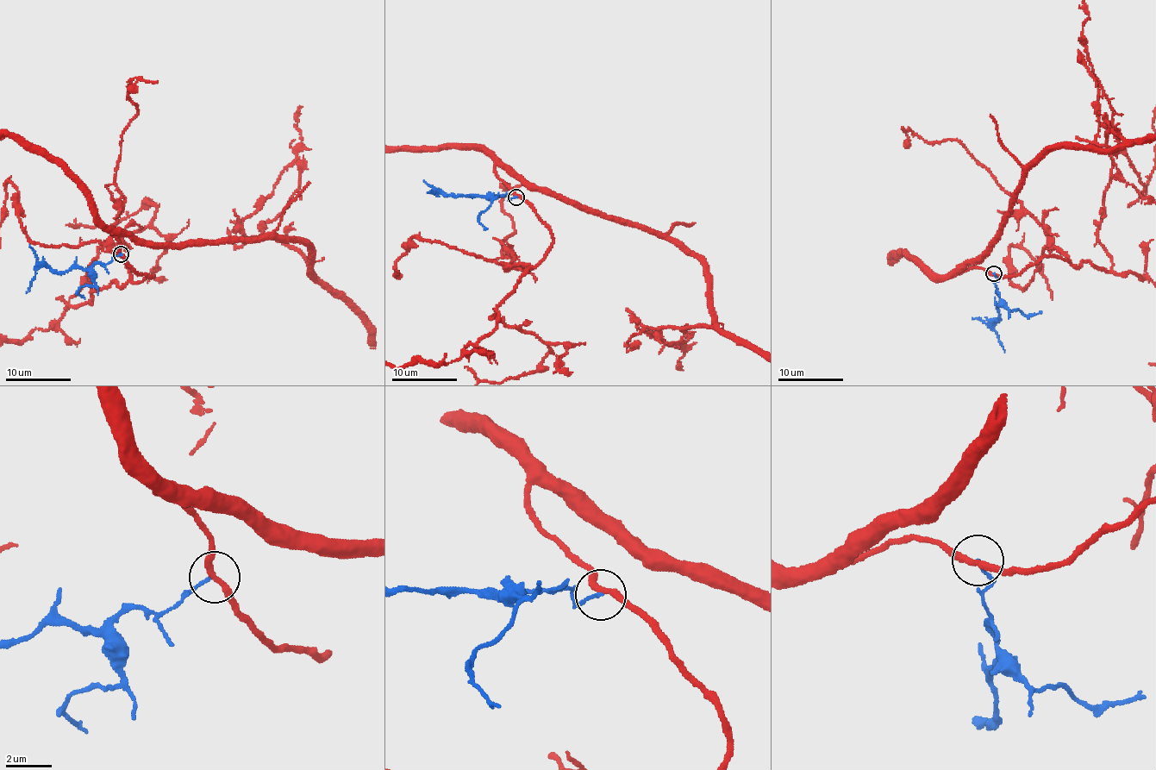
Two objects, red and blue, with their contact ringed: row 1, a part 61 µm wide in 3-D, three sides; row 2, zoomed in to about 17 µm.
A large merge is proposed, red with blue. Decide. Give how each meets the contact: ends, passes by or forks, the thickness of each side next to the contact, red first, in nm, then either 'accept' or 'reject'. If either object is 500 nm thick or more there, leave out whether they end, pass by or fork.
red passes by; blue ends; calibres 280 and 140 nm; reject

